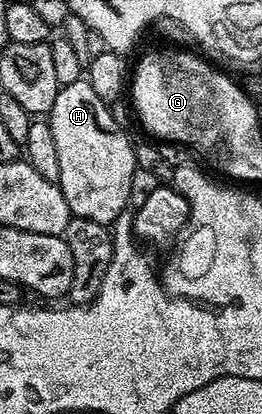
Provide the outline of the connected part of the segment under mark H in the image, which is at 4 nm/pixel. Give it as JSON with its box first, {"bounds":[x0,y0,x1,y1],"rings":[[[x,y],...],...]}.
{"bounds":[49,78,137,226],"rings":[[[80,78],[71,85],[60,87],[49,113],[53,142],[57,142],[57,162],[61,166],[57,183],[59,189],[63,191],[63,197],[72,216],[93,218],[93,222],[101,222],[108,226],[114,225],[114,220],[123,211],[128,211],[129,186],[133,182],[133,174],[137,167],[132,141],[127,141],[126,134],[111,117],[111,111],[104,100],[97,98],[91,83],[86,78]]]}

